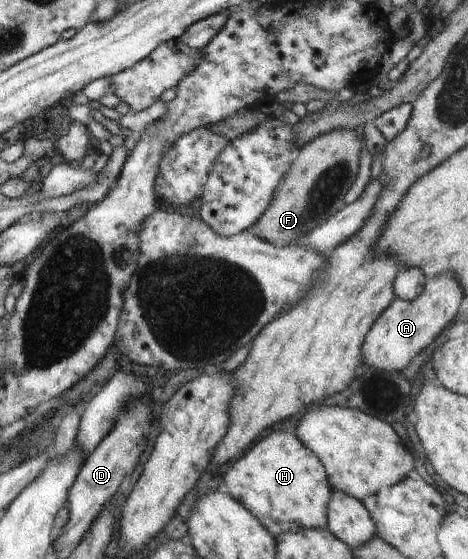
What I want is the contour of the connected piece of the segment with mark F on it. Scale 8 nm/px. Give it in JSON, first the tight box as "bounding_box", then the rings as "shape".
{"bounding_box":[255,129,363,247],"shape":[[[339,129],[320,134],[300,146],[283,176],[283,182],[275,188],[271,204],[255,222],[255,236],[278,247],[295,246],[313,228],[339,212],[345,205],[343,200],[347,190],[357,178],[363,141],[362,135],[354,129]]]}

